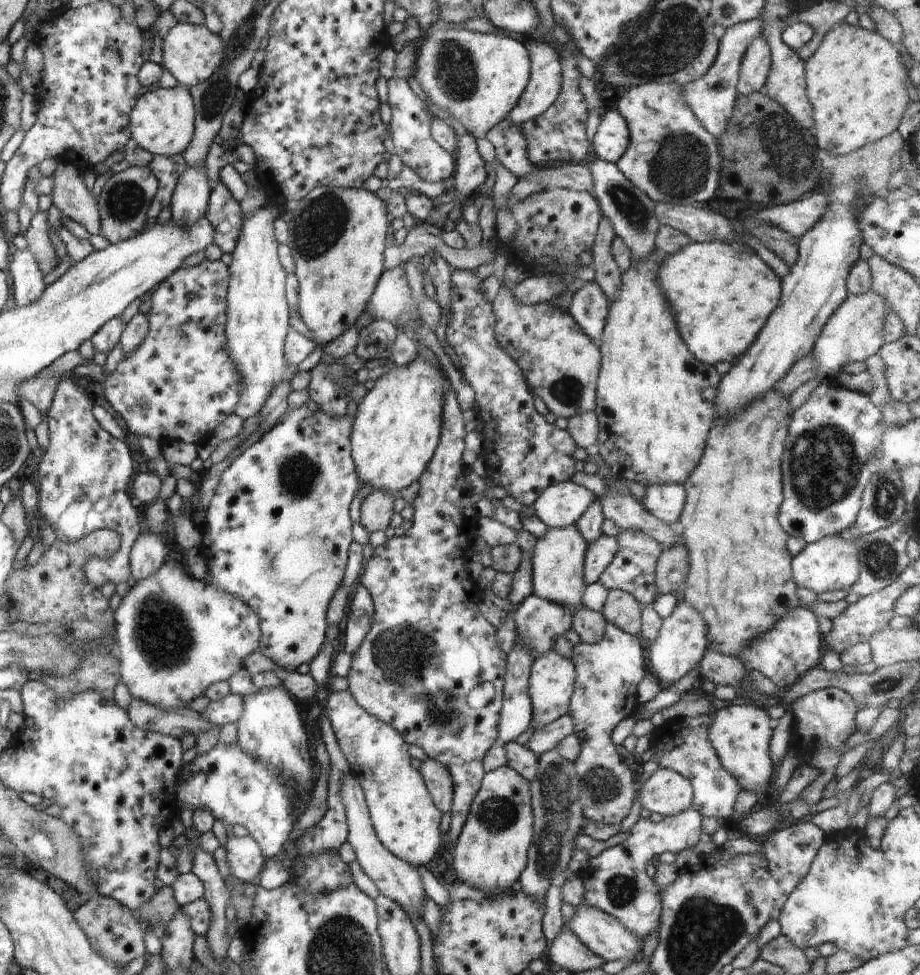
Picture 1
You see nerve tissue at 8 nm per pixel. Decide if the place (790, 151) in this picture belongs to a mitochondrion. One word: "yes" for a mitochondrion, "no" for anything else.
yes

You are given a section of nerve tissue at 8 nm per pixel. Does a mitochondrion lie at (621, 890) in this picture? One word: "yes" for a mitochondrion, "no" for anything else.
yes

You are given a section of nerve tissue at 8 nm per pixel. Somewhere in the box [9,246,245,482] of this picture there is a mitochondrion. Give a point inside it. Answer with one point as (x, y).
(178, 342)

